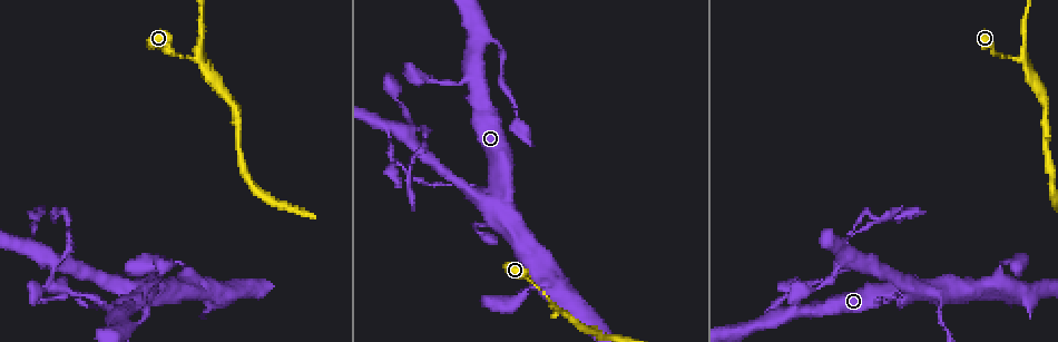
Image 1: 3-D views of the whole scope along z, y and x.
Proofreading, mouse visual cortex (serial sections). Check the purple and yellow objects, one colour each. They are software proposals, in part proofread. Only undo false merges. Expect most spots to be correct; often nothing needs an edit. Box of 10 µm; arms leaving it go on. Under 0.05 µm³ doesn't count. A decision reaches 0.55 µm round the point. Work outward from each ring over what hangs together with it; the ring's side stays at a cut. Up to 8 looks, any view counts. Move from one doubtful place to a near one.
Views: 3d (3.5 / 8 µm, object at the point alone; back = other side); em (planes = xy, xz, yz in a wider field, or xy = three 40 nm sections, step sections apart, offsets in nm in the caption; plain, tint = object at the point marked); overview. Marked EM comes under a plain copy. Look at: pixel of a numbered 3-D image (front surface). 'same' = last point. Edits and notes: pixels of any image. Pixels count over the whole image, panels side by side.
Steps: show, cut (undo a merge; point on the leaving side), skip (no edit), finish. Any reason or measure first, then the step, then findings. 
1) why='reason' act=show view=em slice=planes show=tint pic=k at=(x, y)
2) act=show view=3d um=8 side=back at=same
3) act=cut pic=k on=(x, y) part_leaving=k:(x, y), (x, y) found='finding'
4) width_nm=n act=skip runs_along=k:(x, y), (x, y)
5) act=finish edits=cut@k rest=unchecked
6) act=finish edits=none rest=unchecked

why='sharp bend' act=show view=3d um=8 pic=1 at=(195, 57)

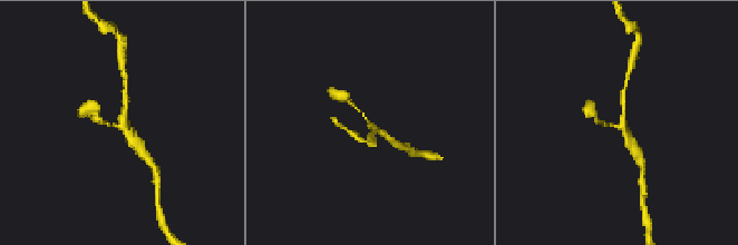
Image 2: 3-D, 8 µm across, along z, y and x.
why='closer look' act=show view=3d um=3.5 side=back at=same

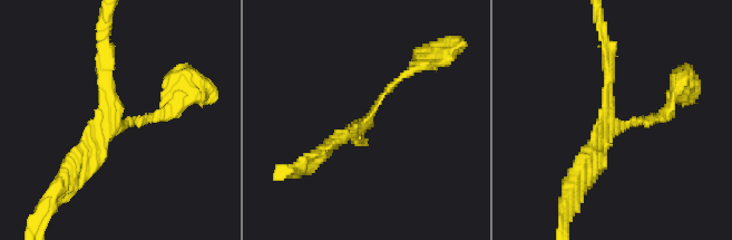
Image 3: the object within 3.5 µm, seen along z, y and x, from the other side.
arms=3 arm_widths_nm=100,150,200 why='shape alone is not enough' act=show view=em slice=xy step=3 show=tint pic=3 at=(365, 125)

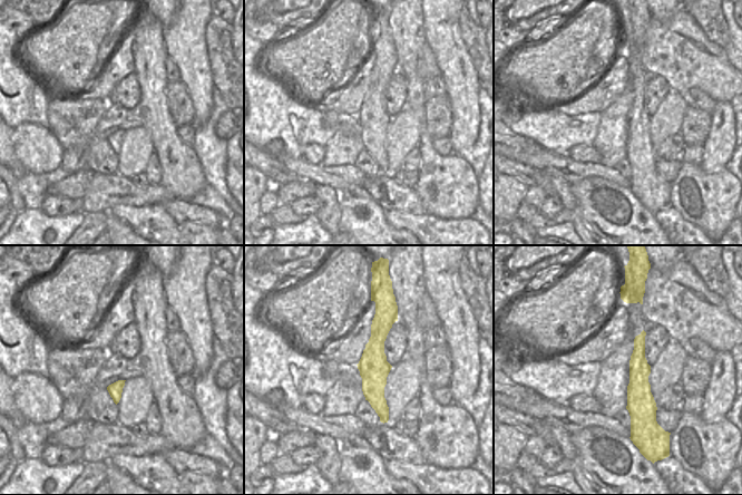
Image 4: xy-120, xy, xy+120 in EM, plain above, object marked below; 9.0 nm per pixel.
act=skip runs_along=4:(378, 312), (376, 398), (384, 419) found='all the same cell'

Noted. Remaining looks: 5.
why='thin arm on a thick one' act=show view=3d um=3.5 pic=1 at=(926, 292)

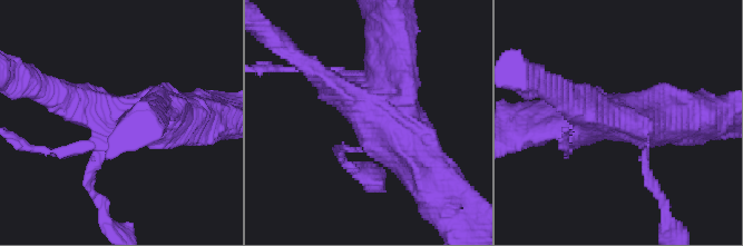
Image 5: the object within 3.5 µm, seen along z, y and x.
why='shape alone is not enough' act=show view=em slice=xy step=3 show=tint pic=5 at=(384, 120)

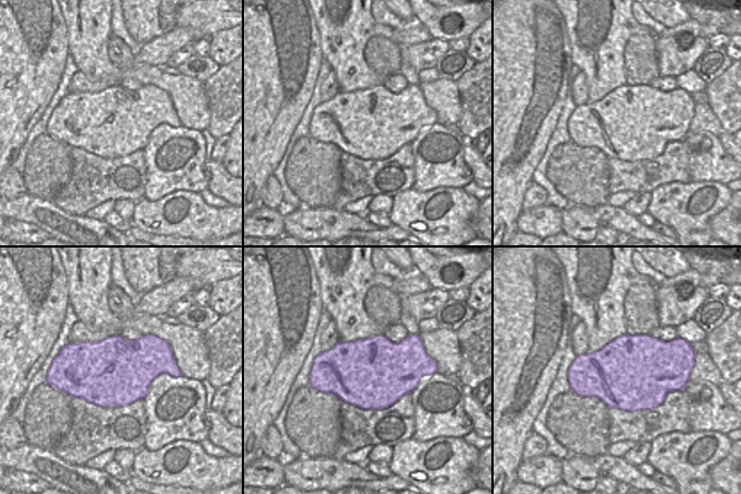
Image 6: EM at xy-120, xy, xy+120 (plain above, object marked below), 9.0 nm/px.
act=skip runs_along=5:(391, 37), (370, 106), (418, 163) found='all the same cell'

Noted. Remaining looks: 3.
why='a narrow waist' act=show view=3d um=8 pic=1 at=(503, 66)

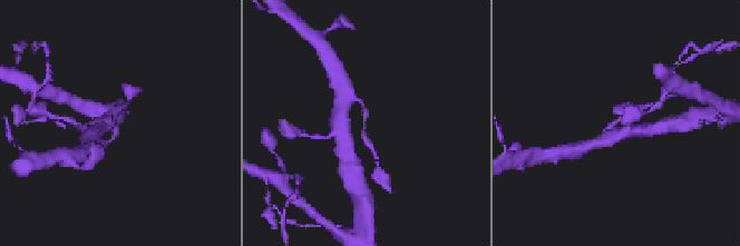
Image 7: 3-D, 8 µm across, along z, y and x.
arm_widths_nm=150,200 act=show view=em slice=xy step=1 show=tint at=same

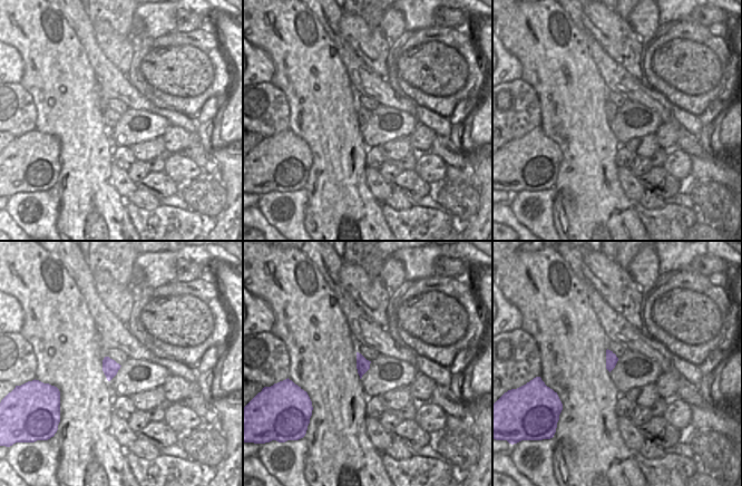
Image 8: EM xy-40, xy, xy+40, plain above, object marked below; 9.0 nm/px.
act=skip runs_along=7:(593, 143), (617, 119), (642, 108) found='all the same cell'

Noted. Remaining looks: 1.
act=finish edits=none rest=unchecked

